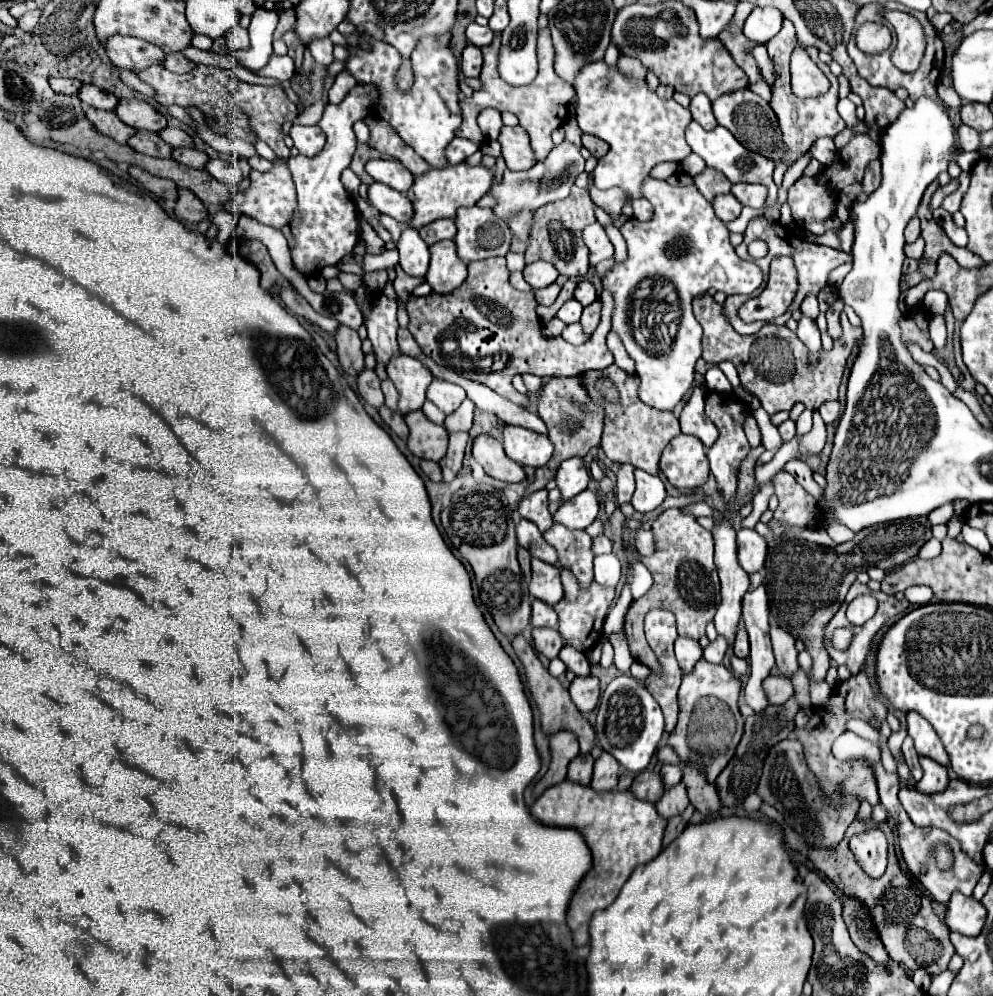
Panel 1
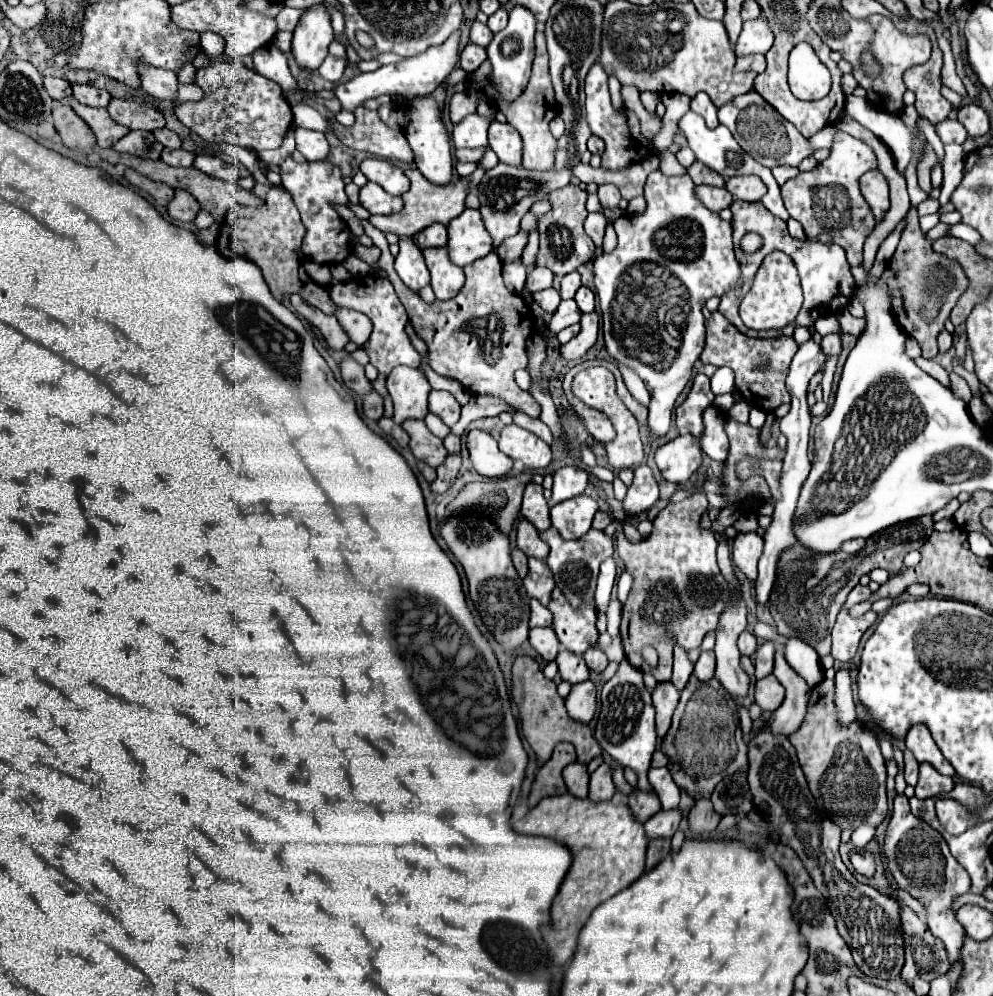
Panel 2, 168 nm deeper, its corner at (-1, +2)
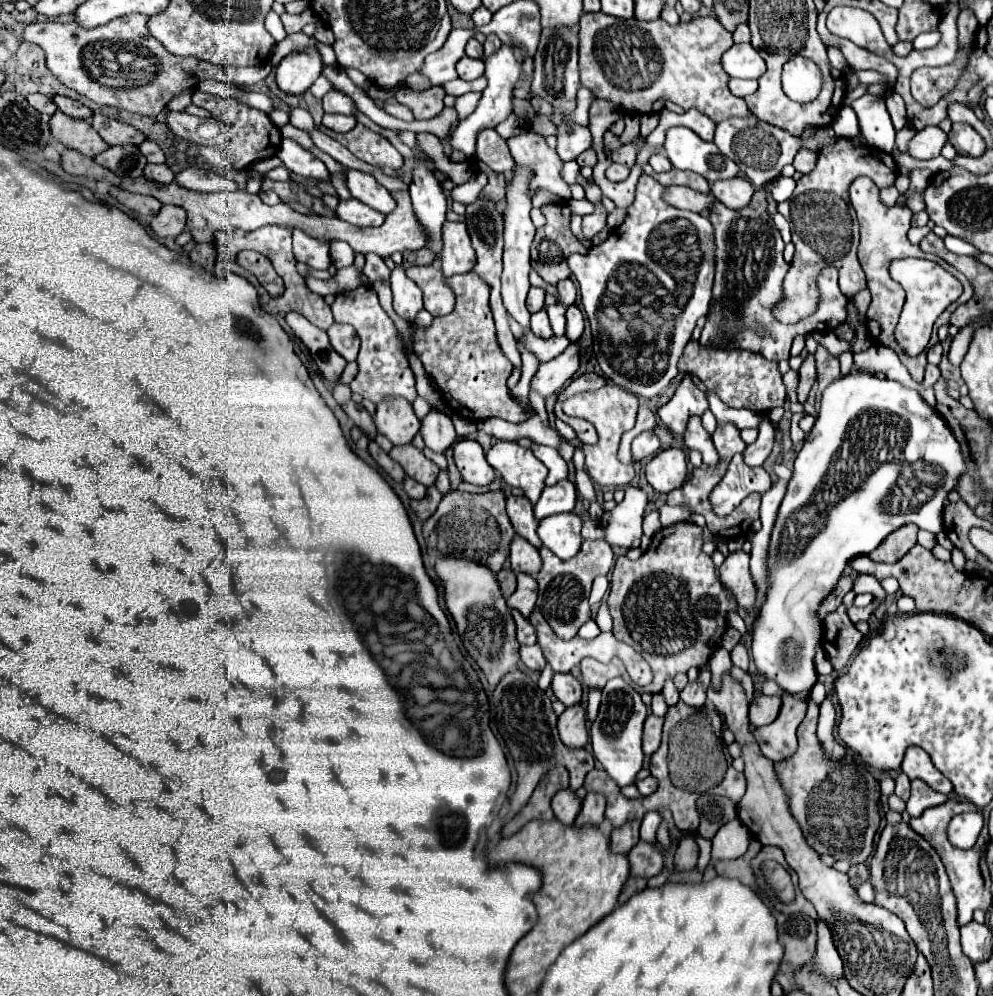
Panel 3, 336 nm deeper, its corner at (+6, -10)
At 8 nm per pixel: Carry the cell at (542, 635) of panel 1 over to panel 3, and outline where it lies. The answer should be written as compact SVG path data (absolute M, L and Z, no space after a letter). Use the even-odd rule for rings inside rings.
M538 644L534 646L522 646L520 648L520 656L522 656L522 662L530 668L530 670L542 670L546 666L546 660L544 660L544 654L540 650Z

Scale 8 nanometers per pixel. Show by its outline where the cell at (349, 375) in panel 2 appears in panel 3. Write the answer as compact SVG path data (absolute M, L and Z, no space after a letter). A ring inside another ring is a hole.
M348 402L342 406L342 410L348 414L348 418L370 438L374 440L376 438L376 426L374 426L374 420L372 416L364 410L362 404L356 404L356 402Z

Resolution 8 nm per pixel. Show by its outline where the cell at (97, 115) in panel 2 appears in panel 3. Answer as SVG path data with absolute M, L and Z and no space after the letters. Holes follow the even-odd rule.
M62 112L50 118L50 130L58 144L78 150L84 156L96 156L108 148L108 144L96 134L90 120L74 120Z

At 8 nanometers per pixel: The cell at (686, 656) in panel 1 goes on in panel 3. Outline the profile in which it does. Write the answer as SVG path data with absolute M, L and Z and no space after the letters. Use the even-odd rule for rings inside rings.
M666 680L666 684L664 684L664 688L662 688L662 692L660 692L660 694L664 696L664 700L666 700L666 704L668 704L668 706L674 706L674 704L680 700L678 690L674 688L674 682L672 682L672 680Z

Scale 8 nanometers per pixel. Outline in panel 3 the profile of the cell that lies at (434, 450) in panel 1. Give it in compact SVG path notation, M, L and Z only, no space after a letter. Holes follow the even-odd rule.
M412 444L406 446L394 446L388 454L392 460L396 460L404 472L414 478L416 482L424 484L424 486L432 486L436 482L438 476L438 466L434 462L430 462L418 448L414 448Z

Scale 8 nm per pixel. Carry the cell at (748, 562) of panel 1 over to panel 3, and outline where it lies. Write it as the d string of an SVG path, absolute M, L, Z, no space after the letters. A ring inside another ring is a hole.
M732 552L720 566L720 582L734 594L740 608L752 608L756 602L756 586L748 570L748 554Z

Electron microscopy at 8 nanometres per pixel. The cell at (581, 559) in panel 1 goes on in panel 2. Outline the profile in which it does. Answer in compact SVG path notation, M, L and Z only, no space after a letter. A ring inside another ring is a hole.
M547 528L545 532L541 532L541 538L551 548L551 552L547 556L547 566L553 570L555 582L563 590L563 594L567 596L571 606L579 608L583 602L591 602L593 594L595 594L595 580L599 574L599 564L605 558L613 556L613 540L599 530L589 530L585 536L581 536L577 540L565 540L555 528Z

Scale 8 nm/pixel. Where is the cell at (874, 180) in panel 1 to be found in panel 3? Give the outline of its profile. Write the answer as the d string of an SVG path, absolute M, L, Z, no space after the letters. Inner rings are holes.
M856 178L856 180L852 182L852 186L850 186L850 202L852 202L852 206L854 206L856 214L858 214L858 222L860 222L858 260L860 260L860 266L862 266L862 270L864 270L864 274L866 274L868 290L870 290L870 294L872 294L872 302L870 302L870 308L868 308L868 314L866 314L866 328L868 328L870 336L872 336L878 344L896 350L900 361L908 368L910 376L912 376L916 382L922 382L924 370L926 370L927 365L927 351L939 342L938 329L940 326L949 324L952 312L954 312L960 304L964 304L972 298L974 294L973 288L967 278L946 261L938 256L934 256L934 254L924 254L918 246L912 246L912 244L908 242L906 232L911 228L912 210L908 207L886 206L886 204L882 204L882 200L880 200L880 190L878 190L878 186L876 186L870 178ZM908 257L927 259L940 264L946 271L960 280L963 285L962 295L956 302L948 307L948 310L945 310L938 317L933 326L927 347L914 358L904 356L902 350L898 348L896 340L894 340L894 328L896 328L896 324L898 324L898 316L900 316L900 310L902 310L902 304L904 304L904 290L902 290L902 286L900 286L898 282L894 282L894 280L890 278L890 272L888 272L892 260Z

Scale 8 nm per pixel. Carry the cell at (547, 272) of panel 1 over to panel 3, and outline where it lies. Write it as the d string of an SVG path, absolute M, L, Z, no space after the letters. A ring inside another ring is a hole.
M530 288L528 298L526 298L526 306L530 312L538 312L544 308L544 290L542 288Z

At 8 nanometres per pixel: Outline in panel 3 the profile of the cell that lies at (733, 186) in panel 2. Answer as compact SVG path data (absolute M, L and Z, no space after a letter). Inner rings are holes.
M730 178L730 180L714 182L710 186L710 194L716 200L720 200L724 206L728 206L732 210L740 210L750 204L754 188L746 178Z

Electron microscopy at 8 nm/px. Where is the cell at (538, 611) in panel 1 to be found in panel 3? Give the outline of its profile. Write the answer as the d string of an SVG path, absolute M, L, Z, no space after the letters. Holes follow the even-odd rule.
M512 610L512 618L516 622L518 642L520 644L536 644L536 630L534 630L534 626L518 610Z

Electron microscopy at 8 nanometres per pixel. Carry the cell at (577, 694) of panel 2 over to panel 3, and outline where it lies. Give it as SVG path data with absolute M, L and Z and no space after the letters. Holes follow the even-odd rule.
M580 704L566 708L558 718L558 732L568 748L584 748L588 742L586 710Z

